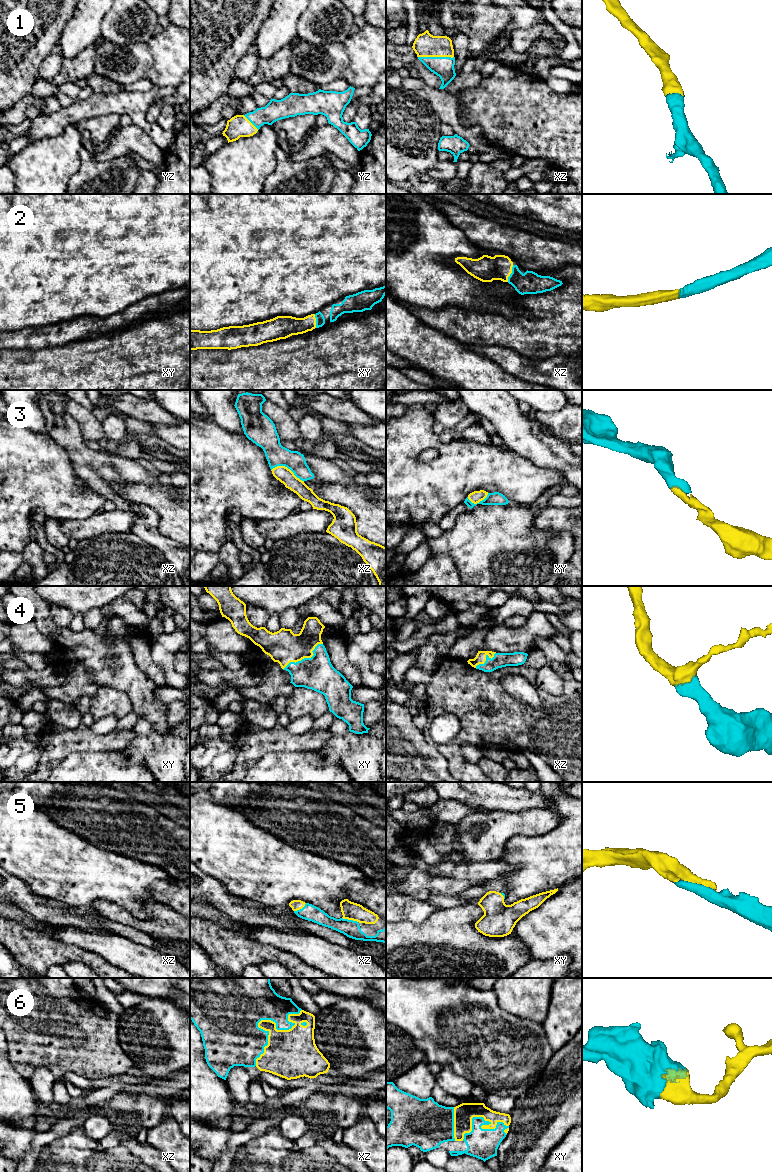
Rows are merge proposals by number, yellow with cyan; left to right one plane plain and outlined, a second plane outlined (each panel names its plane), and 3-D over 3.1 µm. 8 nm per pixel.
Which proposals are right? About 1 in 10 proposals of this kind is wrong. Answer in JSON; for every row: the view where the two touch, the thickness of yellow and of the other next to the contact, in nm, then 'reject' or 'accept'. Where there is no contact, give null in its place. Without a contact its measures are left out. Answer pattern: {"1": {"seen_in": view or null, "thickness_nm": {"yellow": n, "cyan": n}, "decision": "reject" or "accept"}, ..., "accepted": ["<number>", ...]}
{"1": {"seen_in": "xz", "thickness_nm": {"yellow": 190, "cyan": 160}, "decision": "accept"}, "2": {"seen_in": "xz", "thickness_nm": {"yellow": 200, "cyan": 180}, "decision": "accept"}, "3": {"seen_in": "xz", "thickness_nm": {"yellow": 120, "cyan": 170}, "decision": "accept"}, "4": {"seen_in": "xy", "thickness_nm": {"yellow": 260, "cyan": 280}, "decision": "accept"}, "5": {"seen_in": "xz", "thickness_nm": {"yellow": 140, "cyan": 140}, "decision": "accept"}, "6": {"seen_in": "xz", "thickness_nm": {"yellow": 280, "cyan": 440}, "decision": "accept"}, "accepted": ["1", "2", "3", "4", "5", "6"]}

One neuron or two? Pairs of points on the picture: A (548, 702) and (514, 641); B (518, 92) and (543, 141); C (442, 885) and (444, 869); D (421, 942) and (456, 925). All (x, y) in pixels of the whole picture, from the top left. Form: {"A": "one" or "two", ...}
{"A": "two", "B": "one", "C": "two", "D": "one"}

